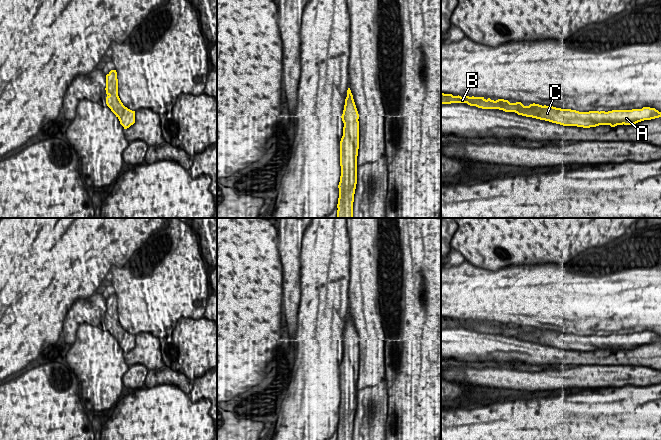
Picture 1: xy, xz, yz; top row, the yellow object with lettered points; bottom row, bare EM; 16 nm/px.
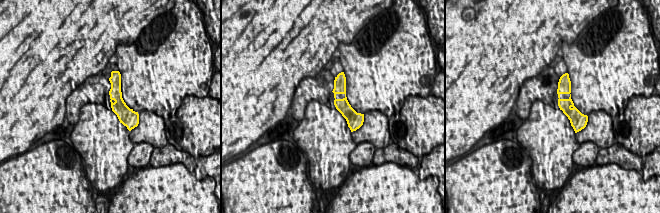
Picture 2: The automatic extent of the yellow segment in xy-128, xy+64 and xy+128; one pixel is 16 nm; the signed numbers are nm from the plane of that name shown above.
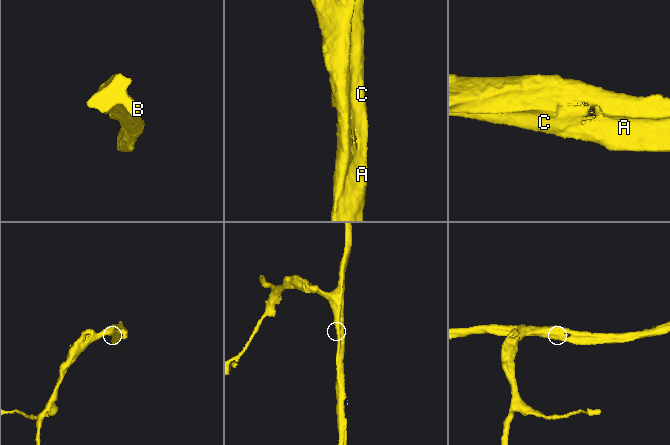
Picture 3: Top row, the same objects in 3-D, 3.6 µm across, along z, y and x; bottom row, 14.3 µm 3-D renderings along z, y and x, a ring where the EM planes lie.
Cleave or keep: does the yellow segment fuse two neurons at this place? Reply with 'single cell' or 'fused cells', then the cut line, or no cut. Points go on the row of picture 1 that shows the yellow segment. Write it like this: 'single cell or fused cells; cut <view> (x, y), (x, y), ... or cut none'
single cell; cut none

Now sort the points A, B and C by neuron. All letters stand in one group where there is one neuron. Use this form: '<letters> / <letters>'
A B C

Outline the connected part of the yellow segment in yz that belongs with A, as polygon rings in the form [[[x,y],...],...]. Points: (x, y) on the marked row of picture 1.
[[[441,93],[441,105],[451,103],[467,103],[482,109],[499,109],[505,112],[515,112],[518,115],[532,117],[549,121],[563,126],[577,126],[583,128],[596,127],[599,125],[634,125],[644,120],[651,120],[661,117],[661,112],[655,108],[643,107],[632,110],[612,111],[589,111],[579,112],[571,109],[561,109],[553,106],[542,106],[530,104],[524,106],[521,102],[510,103],[508,100],[498,99],[496,101],[484,97],[453,96],[452,94]]]

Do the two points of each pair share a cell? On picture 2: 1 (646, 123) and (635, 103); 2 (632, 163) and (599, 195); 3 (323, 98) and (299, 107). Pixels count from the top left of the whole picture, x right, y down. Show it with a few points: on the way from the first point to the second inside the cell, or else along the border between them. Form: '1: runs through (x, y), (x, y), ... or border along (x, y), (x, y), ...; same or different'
1: runs through (646, 118), (639, 108); same
2: border along (610, 162), (626, 169), (635, 169), (640, 173); different
3: runs through (317, 96), (309, 96), (304, 101); same

